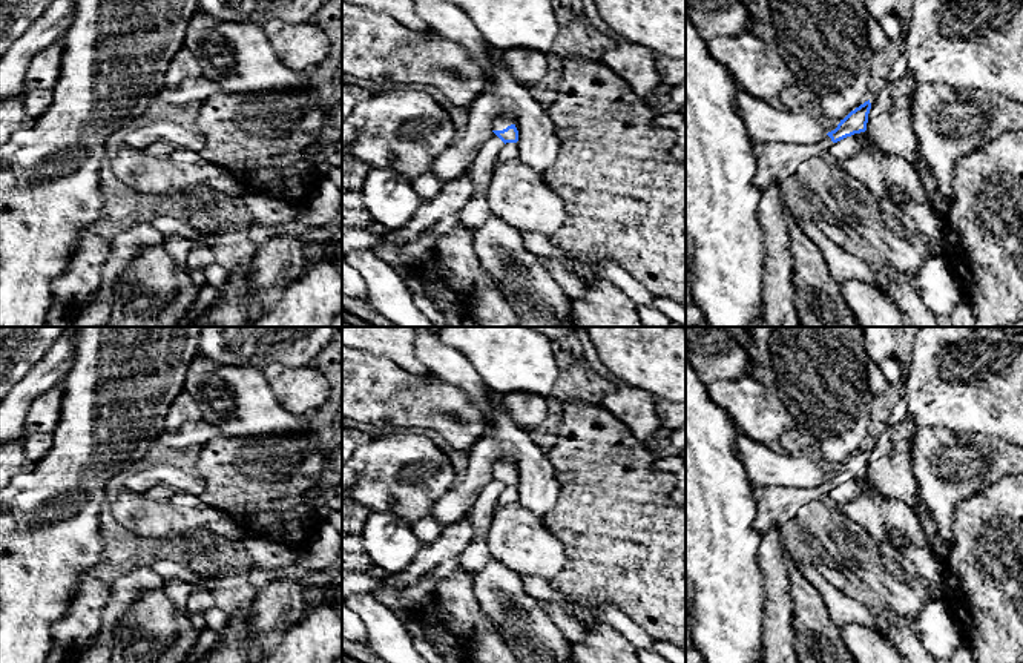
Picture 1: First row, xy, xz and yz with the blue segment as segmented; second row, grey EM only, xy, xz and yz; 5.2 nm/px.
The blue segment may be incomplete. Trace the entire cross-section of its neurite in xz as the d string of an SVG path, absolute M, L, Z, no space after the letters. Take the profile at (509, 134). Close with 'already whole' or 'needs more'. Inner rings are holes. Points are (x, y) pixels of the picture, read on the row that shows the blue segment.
M500 114L492 123L492 132L506 144L518 141L518 130L508 114Z; needs more

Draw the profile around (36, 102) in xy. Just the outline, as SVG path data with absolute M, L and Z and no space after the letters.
M29 89L23 98L25 110L35 120L52 103L52 89Z

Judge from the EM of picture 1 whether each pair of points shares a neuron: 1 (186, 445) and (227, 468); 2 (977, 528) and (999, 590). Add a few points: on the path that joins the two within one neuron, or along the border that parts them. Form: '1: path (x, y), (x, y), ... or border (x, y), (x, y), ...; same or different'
1: border (212, 438), (192, 451); different
2: path (993, 544), (999, 560), (999, 574); same

